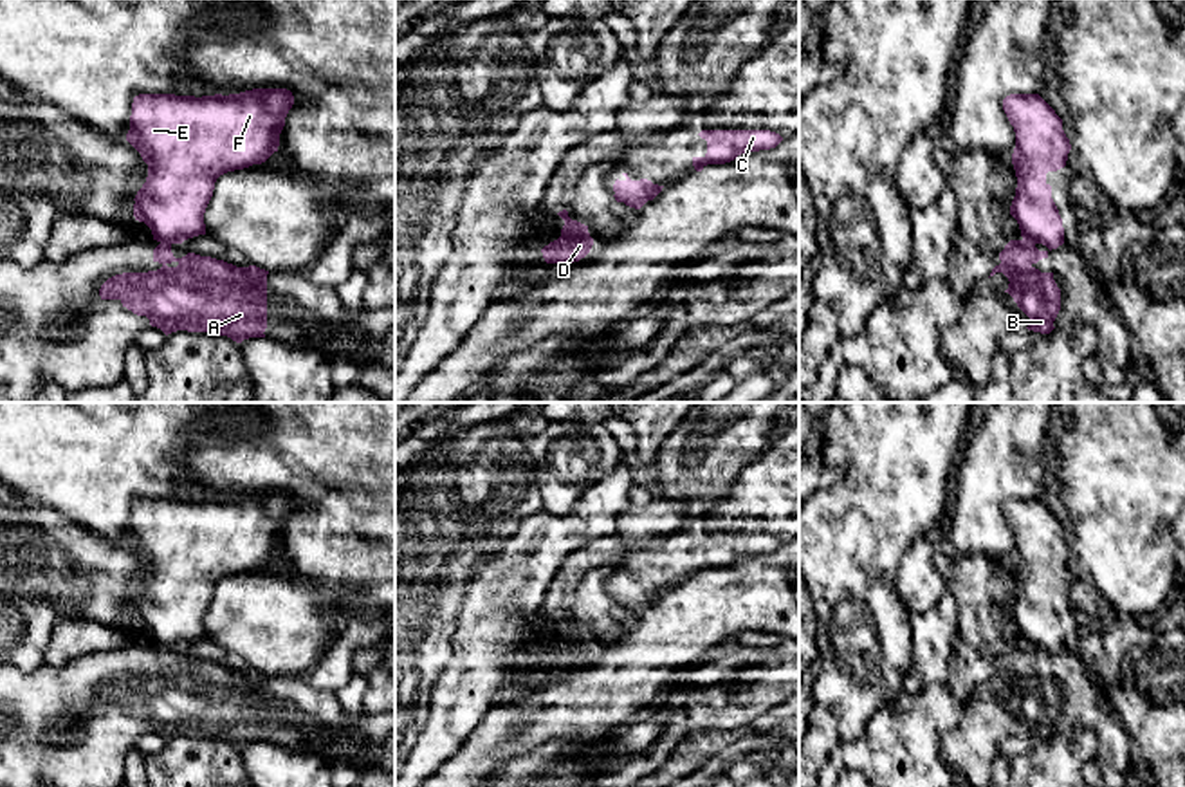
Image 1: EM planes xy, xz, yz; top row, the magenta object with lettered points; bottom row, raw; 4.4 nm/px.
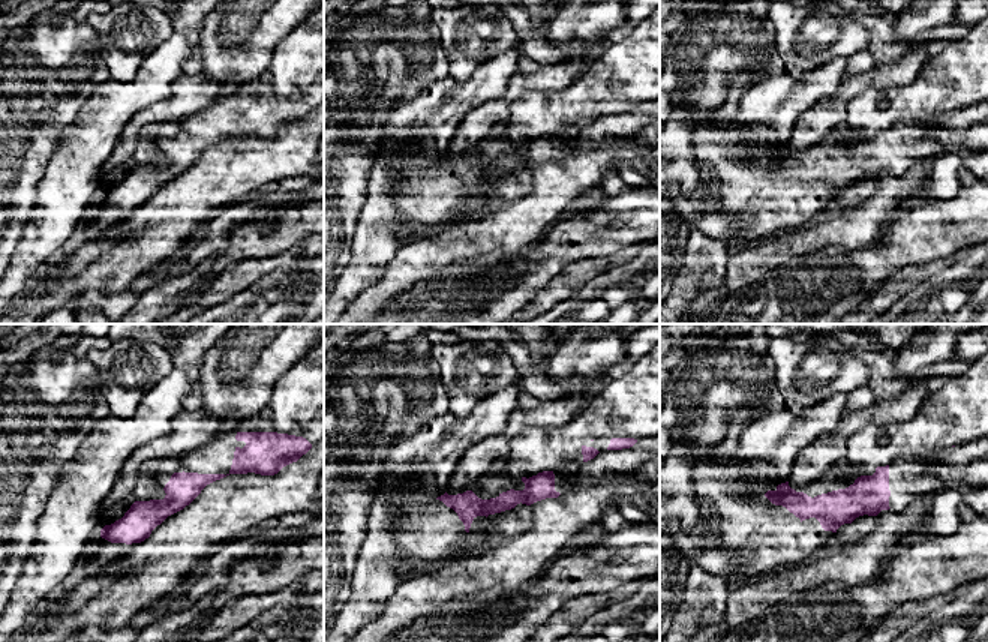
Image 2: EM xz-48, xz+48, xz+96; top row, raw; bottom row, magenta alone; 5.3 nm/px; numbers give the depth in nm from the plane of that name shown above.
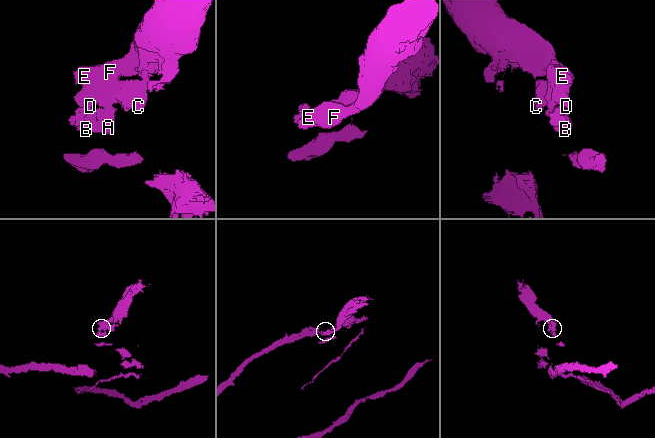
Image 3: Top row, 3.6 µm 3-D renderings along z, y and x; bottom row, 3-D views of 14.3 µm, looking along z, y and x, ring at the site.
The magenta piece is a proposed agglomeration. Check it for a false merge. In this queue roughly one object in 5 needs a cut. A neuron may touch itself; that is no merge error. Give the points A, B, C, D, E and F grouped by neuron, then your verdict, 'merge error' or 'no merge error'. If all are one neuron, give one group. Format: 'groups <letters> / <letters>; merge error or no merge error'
groups A B / C D E F; merge error

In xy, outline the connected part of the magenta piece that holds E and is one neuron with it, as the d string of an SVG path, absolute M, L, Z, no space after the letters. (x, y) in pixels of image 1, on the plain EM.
M253 493L240 498L175 500L139 498L132 507L130 534L126 545L148 569L148 581L135 599L133 621L144 626L161 648L182 648L188 643L206 639L204 617L213 601L220 579L265 567L280 551L285 522L294 509L287 493Z

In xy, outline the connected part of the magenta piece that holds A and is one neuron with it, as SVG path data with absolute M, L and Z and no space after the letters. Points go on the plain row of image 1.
M159 648L153 666L162 671L108 682L99 693L101 704L119 704L166 740L177 735L209 736L236 747L265 742L269 675L195 657L175 662L171 648Z

